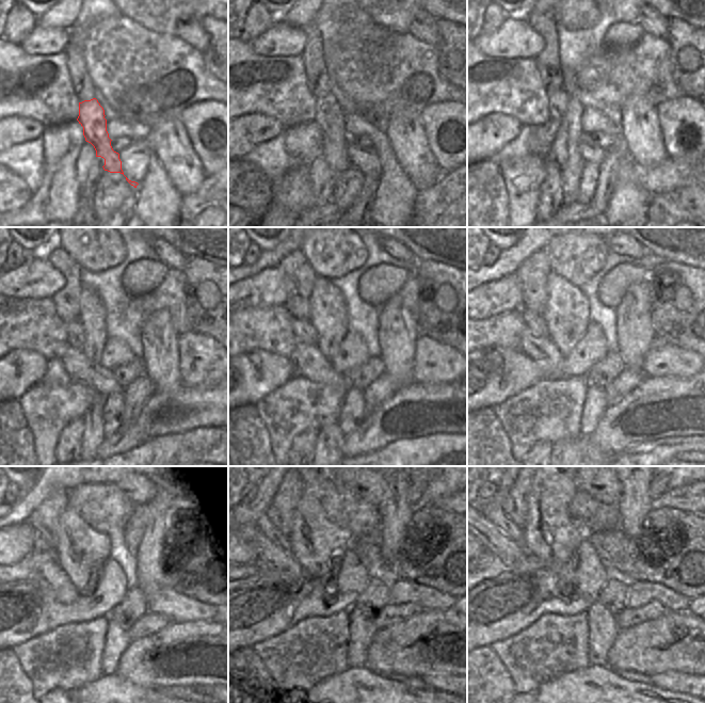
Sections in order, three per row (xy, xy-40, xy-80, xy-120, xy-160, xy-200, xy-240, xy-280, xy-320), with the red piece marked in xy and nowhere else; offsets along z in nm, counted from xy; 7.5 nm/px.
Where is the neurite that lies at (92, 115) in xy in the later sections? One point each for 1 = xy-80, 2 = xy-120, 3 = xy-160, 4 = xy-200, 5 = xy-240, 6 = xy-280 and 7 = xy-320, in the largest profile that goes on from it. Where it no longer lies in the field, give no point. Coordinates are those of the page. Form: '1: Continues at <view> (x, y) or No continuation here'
1: Continues at xy-80 (564, 149)
2: Continues at xy-120 (76, 334)
3: Continues at xy-160 (305, 333)
4: Continues at xy-200 (534, 322)
5: Continues at xy-240 (41, 544)
6: Continues at xy-280 (263, 524)
7: Continues at xy-320 (495, 514)

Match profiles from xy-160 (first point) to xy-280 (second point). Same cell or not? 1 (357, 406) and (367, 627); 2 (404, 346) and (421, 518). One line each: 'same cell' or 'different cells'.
1: same cell
2: different cells

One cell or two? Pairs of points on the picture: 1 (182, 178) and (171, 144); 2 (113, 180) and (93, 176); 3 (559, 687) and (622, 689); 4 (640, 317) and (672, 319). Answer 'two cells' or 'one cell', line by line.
1: one cell
2: two cells
3: one cell
4: two cells

